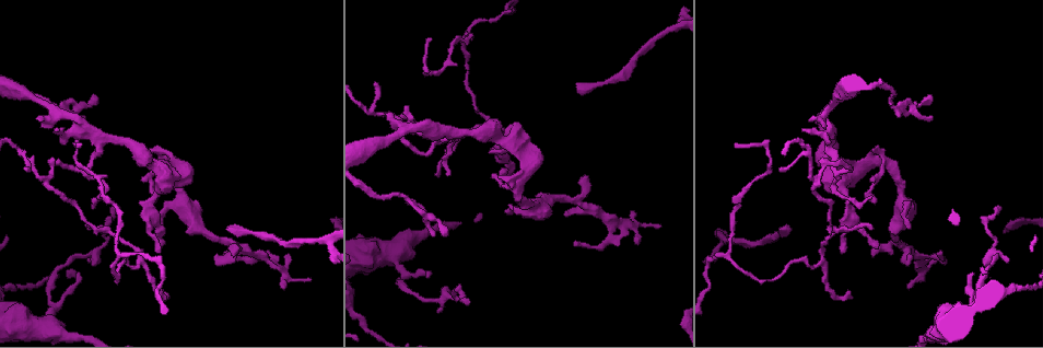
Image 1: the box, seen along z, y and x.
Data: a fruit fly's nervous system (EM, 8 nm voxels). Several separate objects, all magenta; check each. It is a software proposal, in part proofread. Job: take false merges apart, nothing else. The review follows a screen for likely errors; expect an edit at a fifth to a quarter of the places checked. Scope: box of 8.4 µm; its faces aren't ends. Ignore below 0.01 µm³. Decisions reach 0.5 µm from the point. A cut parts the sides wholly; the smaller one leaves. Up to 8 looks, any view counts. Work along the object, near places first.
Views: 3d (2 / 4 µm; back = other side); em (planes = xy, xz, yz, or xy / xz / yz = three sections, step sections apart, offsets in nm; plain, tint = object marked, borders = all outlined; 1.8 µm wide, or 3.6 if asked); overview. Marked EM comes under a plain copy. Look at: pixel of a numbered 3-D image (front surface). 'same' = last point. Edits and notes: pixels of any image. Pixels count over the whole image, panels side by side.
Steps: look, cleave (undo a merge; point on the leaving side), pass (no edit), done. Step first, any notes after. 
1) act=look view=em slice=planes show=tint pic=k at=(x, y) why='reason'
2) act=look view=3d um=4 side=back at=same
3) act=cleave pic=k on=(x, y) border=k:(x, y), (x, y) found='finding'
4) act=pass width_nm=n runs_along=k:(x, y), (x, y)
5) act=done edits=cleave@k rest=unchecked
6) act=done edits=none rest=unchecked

act=look view=3d um=4 pic=1 at=(579, 201) why='a fork'

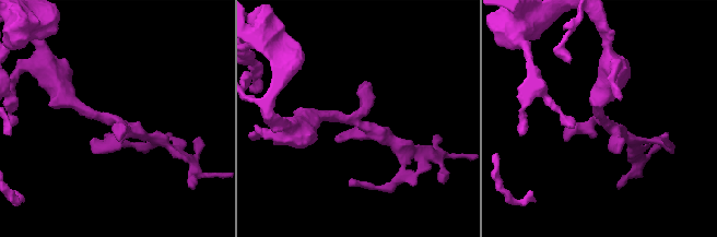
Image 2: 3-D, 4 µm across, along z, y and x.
act=look view=em slice=planes show=tint pic=2 at=(111, 120) why='shape alone is not enough'

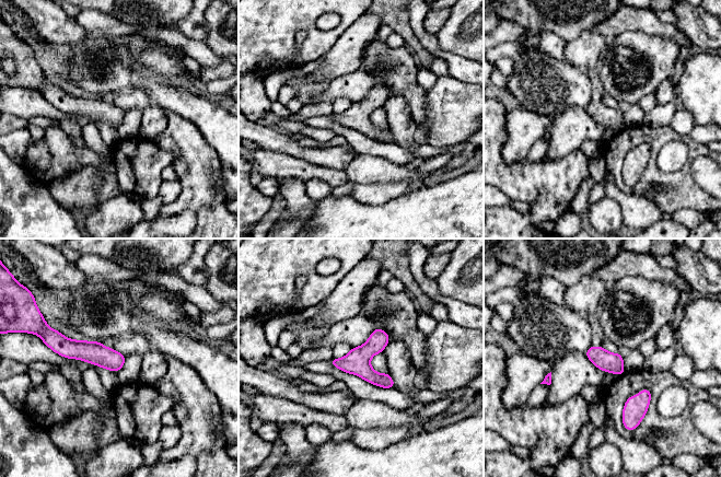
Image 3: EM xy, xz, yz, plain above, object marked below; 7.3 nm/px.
act=pass runs_along=3:(53, 345), (121, 360) found='continuous, no second cell'

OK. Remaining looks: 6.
act=look view=3d um=4 pic=1 at=(516, 187) why='thin arm on a thick one'

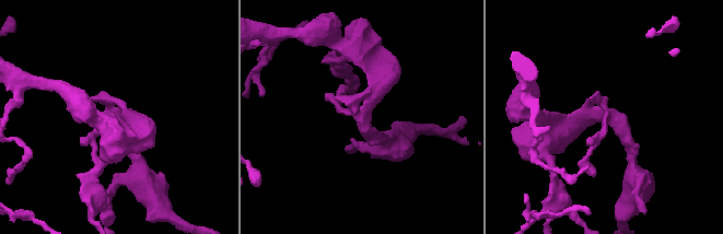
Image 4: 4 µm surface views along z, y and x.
act=look view=em slice=xy step=4 show=tint pic=4 at=(360, 113)

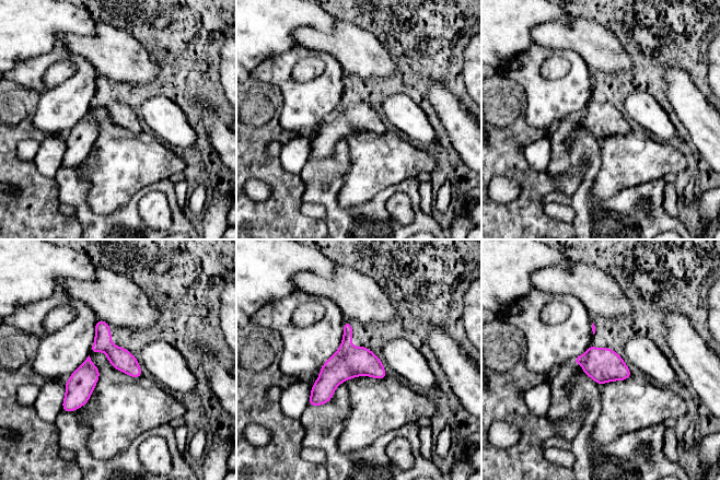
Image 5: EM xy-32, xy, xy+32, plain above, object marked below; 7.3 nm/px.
act=look view=em slice=planes show=tint at=same

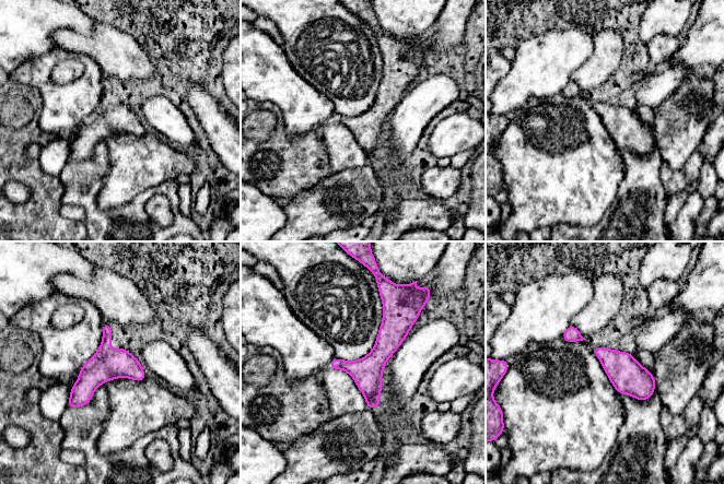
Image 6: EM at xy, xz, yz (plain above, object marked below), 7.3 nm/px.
act=pass runs_along=6:(386, 303), (373, 405) found='continuous, no second cell'

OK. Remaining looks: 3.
act=look view=em slice=planes show=tint pic=1 at=(598, 83) why='a narrow waist'

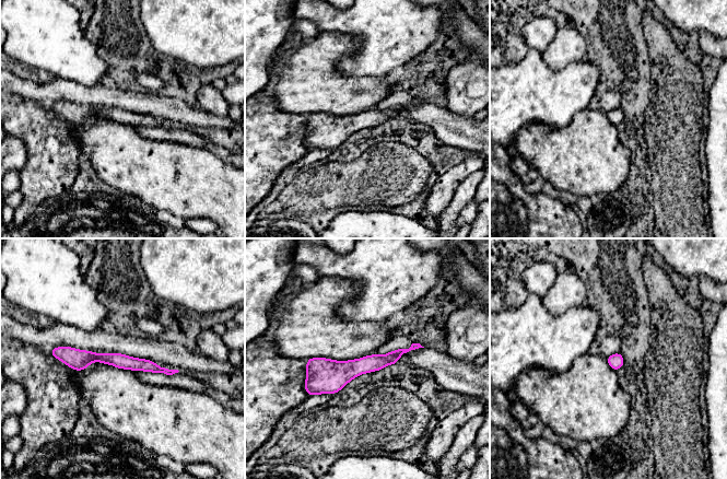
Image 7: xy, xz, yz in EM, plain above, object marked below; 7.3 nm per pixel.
act=pass runs_along=7:(415, 346), (307, 386) found='continuous, no second cell'

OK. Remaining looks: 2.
act=done edits=none rest=unchecked

